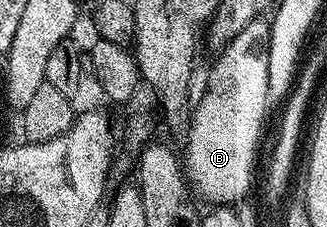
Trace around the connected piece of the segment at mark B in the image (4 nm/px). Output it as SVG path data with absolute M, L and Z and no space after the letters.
M259 16L254 18L244 28L242 32L237 34L228 45L223 46L220 53L217 55L218 58L214 62L214 67L210 70L210 83L206 86L206 95L197 102L193 107L192 113L188 118L188 129L185 131L186 134L186 160L184 156L184 174L188 179L189 185L195 190L198 189L208 201L214 202L210 204L238 204L242 197L250 190L250 181L254 178L254 157L258 154L258 141L262 138L262 125L266 122L266 106L270 102L268 96L268 48L270 47L270 22L265 17Z

